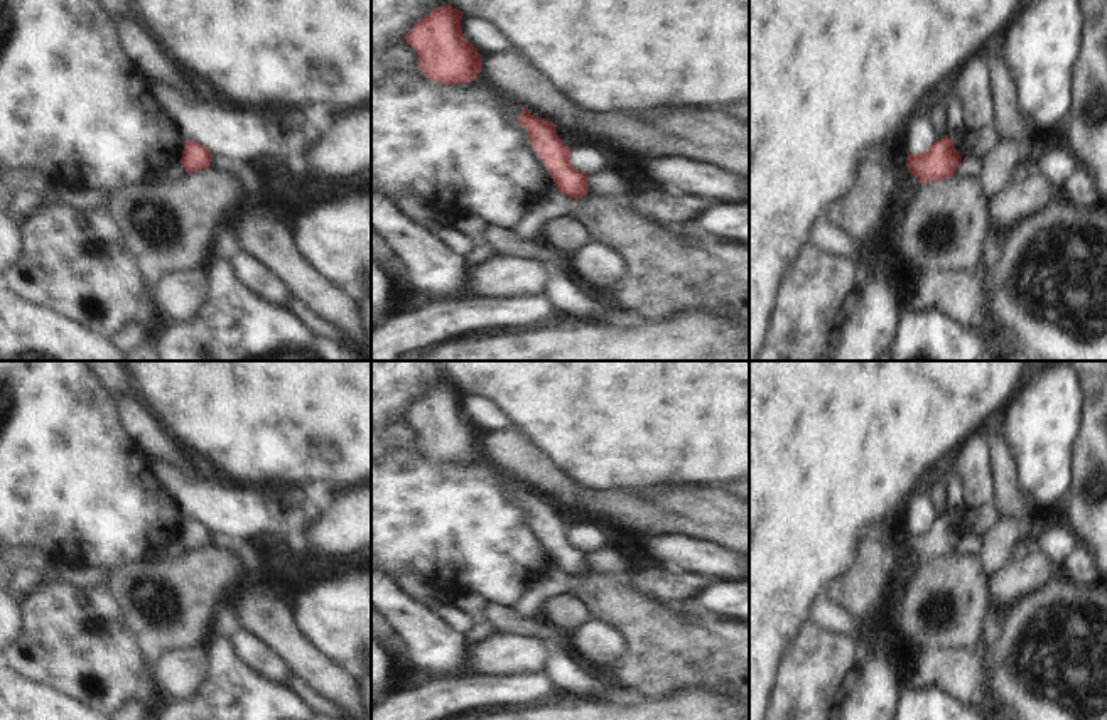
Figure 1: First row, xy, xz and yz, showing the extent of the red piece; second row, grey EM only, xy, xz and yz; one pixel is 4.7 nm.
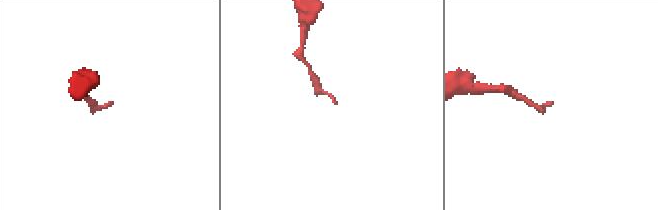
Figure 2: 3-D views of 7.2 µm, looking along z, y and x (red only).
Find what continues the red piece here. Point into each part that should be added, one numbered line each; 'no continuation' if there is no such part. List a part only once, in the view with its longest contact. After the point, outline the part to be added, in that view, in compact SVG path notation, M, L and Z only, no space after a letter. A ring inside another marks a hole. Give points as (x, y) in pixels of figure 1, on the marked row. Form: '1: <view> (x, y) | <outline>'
no continuation

